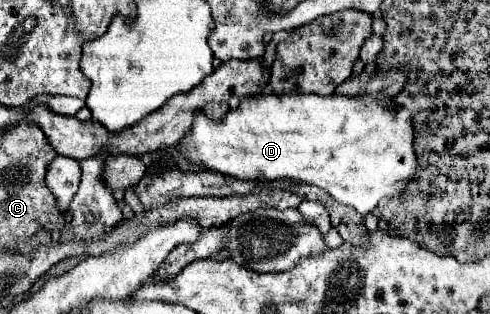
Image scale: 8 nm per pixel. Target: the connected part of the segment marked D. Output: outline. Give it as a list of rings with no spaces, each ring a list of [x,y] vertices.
[[[263,94],[241,100],[239,108],[229,110],[221,120],[211,120],[203,112],[195,114],[191,132],[183,136],[179,148],[189,164],[199,164],[241,180],[277,180],[291,178],[297,182],[313,184],[329,192],[337,202],[369,214],[381,198],[391,196],[391,188],[399,180],[411,180],[417,170],[413,146],[413,122],[405,110],[391,110],[389,102],[379,102],[373,96],[347,98],[347,96],[275,96]]]

